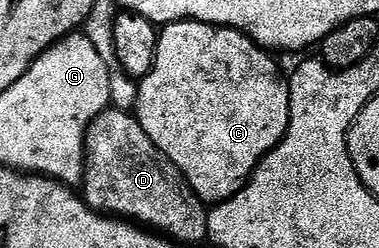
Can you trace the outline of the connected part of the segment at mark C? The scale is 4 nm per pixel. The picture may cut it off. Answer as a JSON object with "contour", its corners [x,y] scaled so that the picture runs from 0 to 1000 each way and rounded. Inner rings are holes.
{"contour":[[[512,85],[446,93],[420,125],[404,278],[383,315],[364,323],[367,387],[351,448],[372,520],[383,520],[393,569],[404,569],[420,613],[478,694],[493,742],[509,762],[509,778],[520,778],[520,794],[549,827],[591,819],[599,802],[612,802],[652,742],[683,653],[757,548],[768,484],[768,359],[752,302],[736,290],[734,262],[712,234],[723,238],[697,194],[678,185],[654,141],[639,141],[633,125],[620,125],[609,109],[567,109],[557,93]]]}

